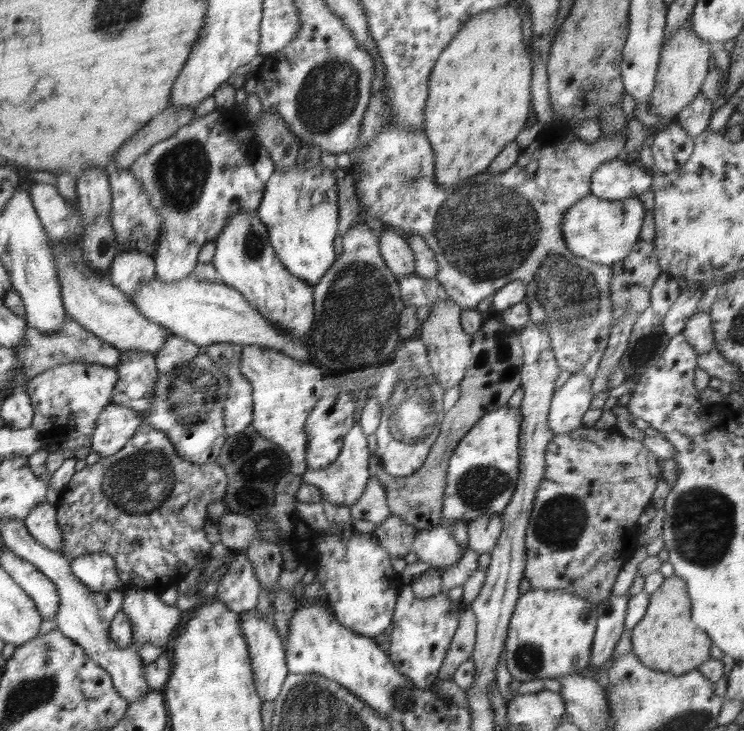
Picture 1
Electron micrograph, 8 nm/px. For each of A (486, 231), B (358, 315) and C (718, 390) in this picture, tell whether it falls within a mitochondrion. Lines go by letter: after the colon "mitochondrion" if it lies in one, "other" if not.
A: mitochondrion
B: mitochondrion
C: other

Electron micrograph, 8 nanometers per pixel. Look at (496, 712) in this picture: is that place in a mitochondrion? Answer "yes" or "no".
no

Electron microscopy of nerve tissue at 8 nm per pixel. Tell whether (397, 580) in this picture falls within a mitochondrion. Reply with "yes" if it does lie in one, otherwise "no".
no

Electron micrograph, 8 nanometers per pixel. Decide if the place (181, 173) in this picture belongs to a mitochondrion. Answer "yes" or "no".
yes

